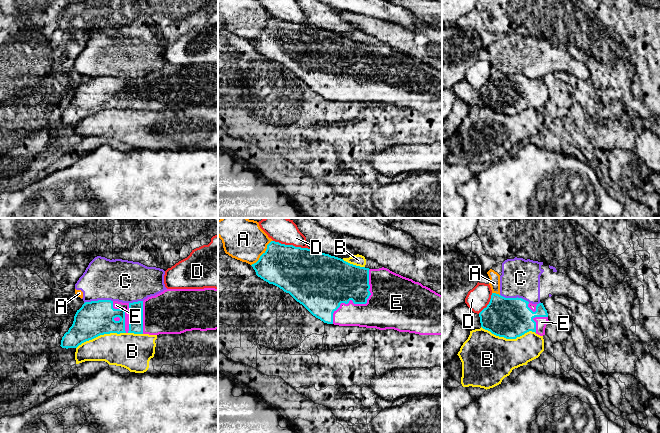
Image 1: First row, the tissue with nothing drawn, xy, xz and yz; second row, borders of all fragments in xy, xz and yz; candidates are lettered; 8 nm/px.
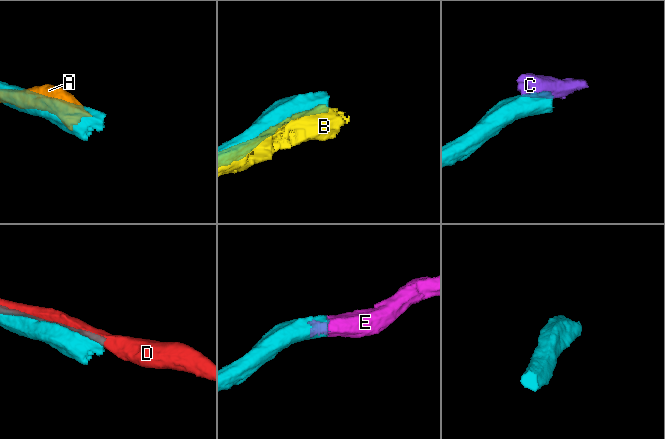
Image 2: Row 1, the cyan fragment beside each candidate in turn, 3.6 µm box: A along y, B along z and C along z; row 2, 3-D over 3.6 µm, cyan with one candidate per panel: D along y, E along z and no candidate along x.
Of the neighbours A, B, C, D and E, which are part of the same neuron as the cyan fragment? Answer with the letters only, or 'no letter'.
E

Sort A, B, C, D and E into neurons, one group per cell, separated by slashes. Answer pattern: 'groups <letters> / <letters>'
groups A C / B / D / E

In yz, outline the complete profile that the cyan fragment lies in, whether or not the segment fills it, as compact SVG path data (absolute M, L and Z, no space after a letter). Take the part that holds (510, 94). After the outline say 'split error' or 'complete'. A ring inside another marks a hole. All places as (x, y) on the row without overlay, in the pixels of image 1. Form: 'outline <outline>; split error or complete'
outline M492 69L489 80L479 89L479 93L483 105L506 115L516 115L529 107L543 112L549 98L543 79L532 80L522 74L505 74L496 69Z; split error

